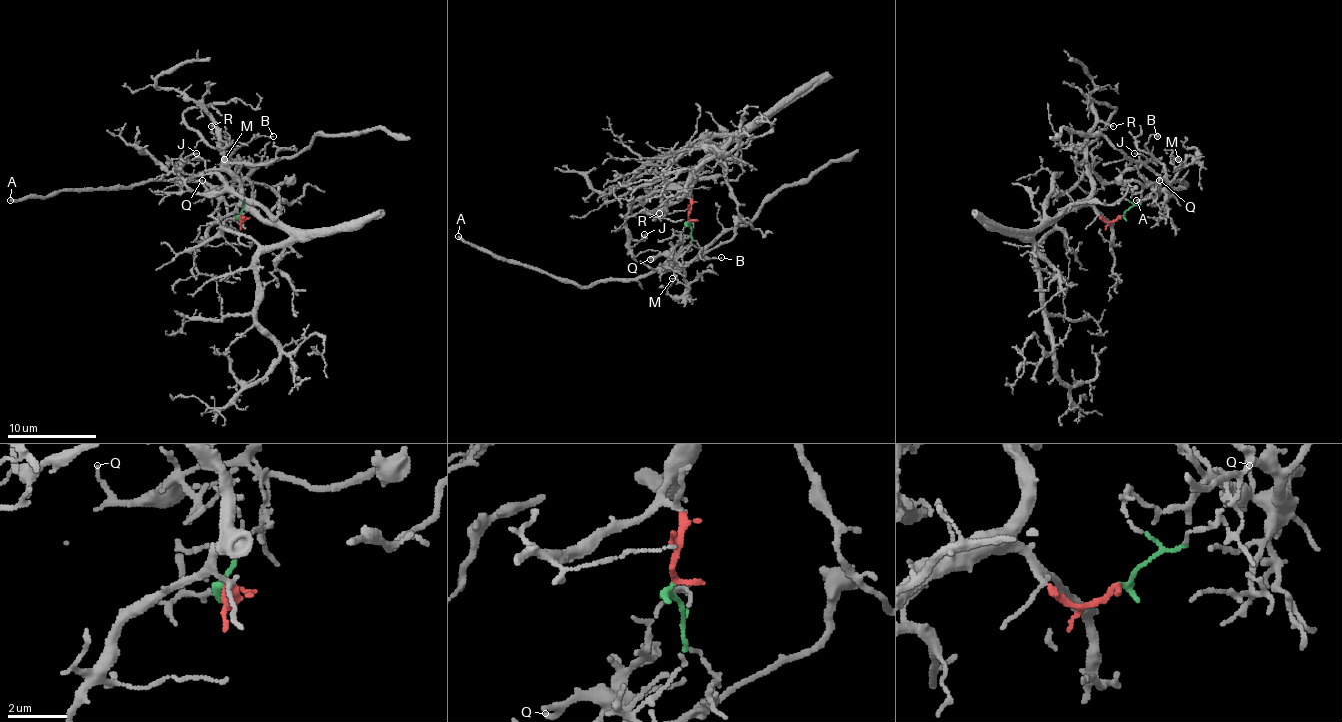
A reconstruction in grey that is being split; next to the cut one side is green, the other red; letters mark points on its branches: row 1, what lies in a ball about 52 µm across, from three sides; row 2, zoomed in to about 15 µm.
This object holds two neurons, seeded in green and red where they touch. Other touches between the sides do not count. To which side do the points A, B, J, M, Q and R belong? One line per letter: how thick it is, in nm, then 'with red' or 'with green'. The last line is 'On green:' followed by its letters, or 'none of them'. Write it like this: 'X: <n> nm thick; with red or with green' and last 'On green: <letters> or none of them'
A: 280 nm thick; with green
B: 110 nm thick; with green
J: 150 nm thick; with red
M: 100 nm thick; with green
Q: 120 nm thick; with green
R: 160 nm thick; with red
On green: A, B, M, Q

